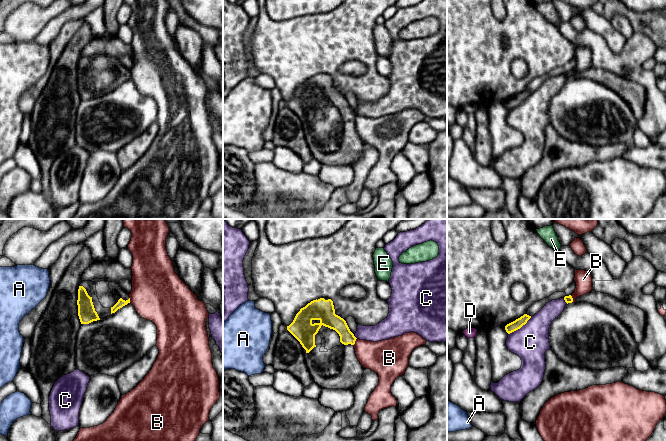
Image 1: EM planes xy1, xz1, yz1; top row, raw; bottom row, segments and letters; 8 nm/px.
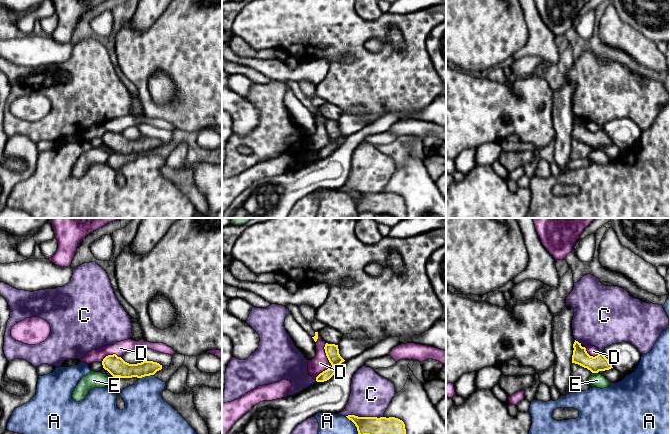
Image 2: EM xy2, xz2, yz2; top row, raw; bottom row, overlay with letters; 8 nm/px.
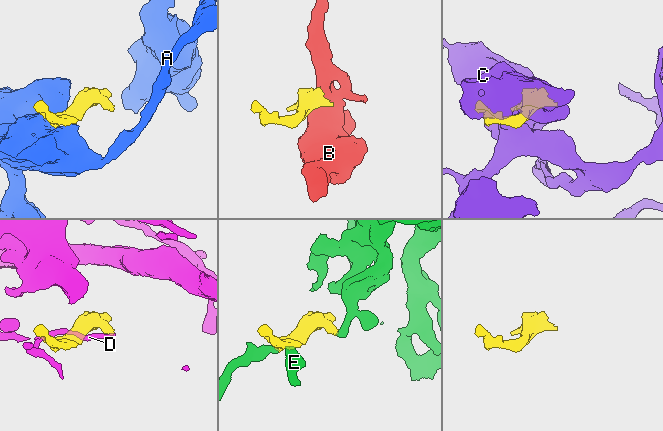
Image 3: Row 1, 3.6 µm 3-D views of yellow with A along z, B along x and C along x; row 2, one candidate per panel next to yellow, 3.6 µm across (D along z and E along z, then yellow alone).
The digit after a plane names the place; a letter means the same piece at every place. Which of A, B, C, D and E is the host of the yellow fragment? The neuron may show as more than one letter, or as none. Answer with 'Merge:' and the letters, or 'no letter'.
Merge: no letter

